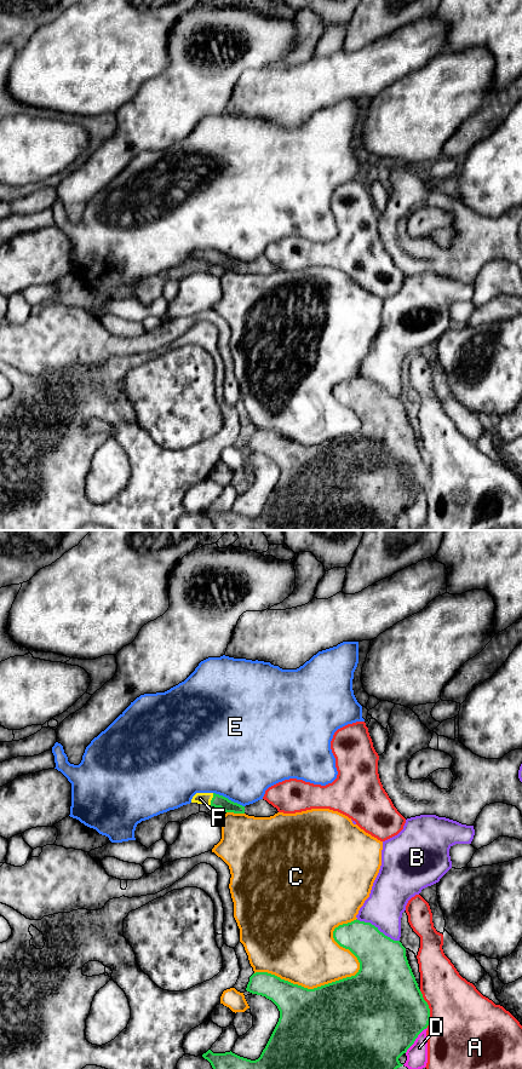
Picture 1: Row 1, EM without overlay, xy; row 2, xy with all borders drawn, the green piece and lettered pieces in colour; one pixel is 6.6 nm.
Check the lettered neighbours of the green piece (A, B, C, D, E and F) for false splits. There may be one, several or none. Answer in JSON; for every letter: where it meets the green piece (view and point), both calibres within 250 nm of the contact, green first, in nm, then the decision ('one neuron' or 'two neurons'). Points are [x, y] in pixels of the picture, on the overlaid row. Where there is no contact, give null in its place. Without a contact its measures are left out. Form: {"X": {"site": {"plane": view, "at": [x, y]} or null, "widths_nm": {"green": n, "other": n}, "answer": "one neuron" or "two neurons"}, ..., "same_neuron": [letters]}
{"A": {"site": {"plane": "xy", "at": [429, 1009]}, "widths_nm": {"green": 460, "other": 460}, "answer": "two neurons"}, "B": {"site": {"plane": "xy", "at": [377, 929]}, "widths_nm": {"green": 320, "other": 260}, "answer": "two neurons"}, "C": {"site": {"plane": "xy", "at": [339, 980]}, "widths_nm": {"green": 500, "other": 400}, "answer": "two neurons"}, "D": {"site": {"plane": "xy", "at": [414, 1040]}, "widths_nm": {"green": 500, "other": 140}, "answer": "two neurons"}, "E": {"site": {"plane": "xy", "at": [228, 799]}, "widths_nm": {"green": 80, "other": 480}, "answer": "two neurons"}, "F": {"site": {"plane": "xy", "at": [212, 799]}, "widths_nm": {"green": 80, "other": 80}, "answer": "one neuron"}, "same_neuron": ["F"]}

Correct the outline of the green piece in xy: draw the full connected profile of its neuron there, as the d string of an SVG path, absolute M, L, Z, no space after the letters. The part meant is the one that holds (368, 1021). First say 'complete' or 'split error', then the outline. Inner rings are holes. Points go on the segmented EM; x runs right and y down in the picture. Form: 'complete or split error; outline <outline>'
complete; outline M357 919L335 927L333 938L357 958L358 972L314 989L293 984L268 972L253 973L246 990L271 1000L280 1011L279 1022L256 1061L240 1057L231 1051L213 1053L208 1050L202 1057L213 1069L397 1069L403 1065L398 1058L407 1052L430 1022L430 1008L408 964L406 948L371 923Z

